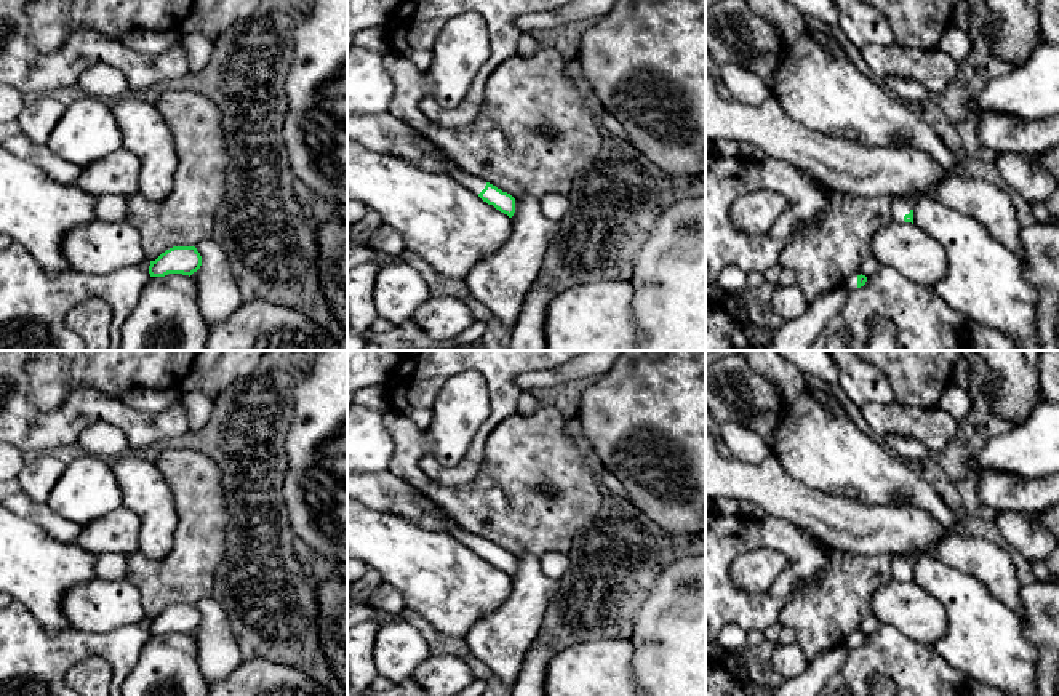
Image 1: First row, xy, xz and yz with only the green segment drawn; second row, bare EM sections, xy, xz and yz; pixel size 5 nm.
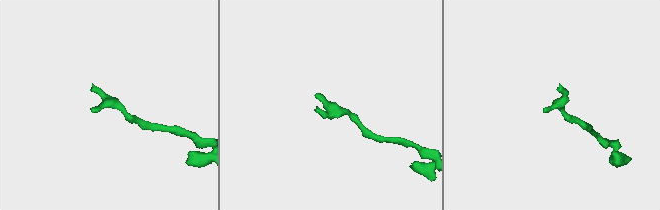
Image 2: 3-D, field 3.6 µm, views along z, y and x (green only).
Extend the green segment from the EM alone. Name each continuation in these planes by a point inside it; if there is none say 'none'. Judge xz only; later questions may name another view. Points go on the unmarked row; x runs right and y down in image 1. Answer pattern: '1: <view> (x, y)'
1: xz (475, 543)

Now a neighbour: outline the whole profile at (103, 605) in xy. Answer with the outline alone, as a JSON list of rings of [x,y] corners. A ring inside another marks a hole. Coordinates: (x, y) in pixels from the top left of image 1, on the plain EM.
[[[96,578],[72,587],[62,602],[67,622],[78,630],[106,634],[149,619],[139,590],[126,581]]]

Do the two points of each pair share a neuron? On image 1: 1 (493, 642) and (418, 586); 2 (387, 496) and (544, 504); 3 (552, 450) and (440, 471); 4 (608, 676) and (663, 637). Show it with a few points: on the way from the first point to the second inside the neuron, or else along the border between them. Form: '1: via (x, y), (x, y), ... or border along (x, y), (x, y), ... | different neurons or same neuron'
1: border along (501, 604), (487, 612), (463, 637) | different neurons
2: border along (427, 498), (455, 524) | different neurons
3: border along (496, 428), (480, 471), (453, 487) | different neurons
4: border along (629, 640), (632, 644), (632, 676), (635, 679) | different neurons

